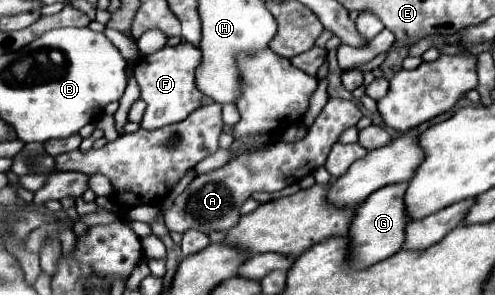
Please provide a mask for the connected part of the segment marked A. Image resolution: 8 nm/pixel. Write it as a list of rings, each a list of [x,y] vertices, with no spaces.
[[[329,99],[315,123],[307,129],[307,135],[299,141],[287,143],[287,141],[277,141],[267,145],[265,149],[259,151],[247,151],[237,155],[233,161],[227,165],[197,175],[191,185],[175,197],[173,205],[163,211],[163,219],[169,231],[187,231],[187,229],[197,229],[203,233],[211,231],[227,231],[231,229],[239,215],[239,207],[243,201],[253,193],[253,191],[281,191],[287,185],[299,183],[305,175],[313,173],[317,167],[321,167],[331,151],[331,147],[337,143],[339,135],[357,125],[357,121],[363,117],[361,109],[357,103],[347,101],[347,99]]]

